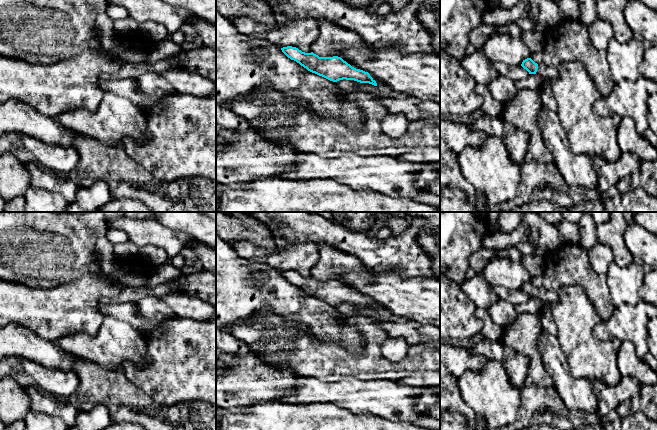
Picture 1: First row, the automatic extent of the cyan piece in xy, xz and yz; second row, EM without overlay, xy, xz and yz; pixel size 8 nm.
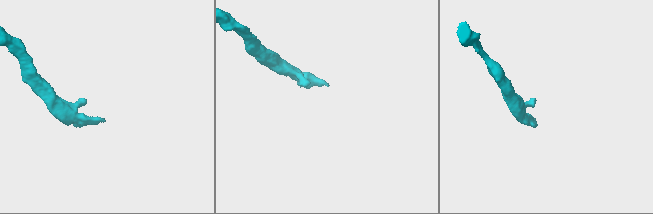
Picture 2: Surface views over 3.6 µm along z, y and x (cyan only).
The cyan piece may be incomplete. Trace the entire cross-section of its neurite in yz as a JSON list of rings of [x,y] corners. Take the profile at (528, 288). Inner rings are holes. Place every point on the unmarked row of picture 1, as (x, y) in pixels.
[[[531,282],[523,284],[521,290],[526,293],[529,298],[538,298],[542,302],[551,304],[558,301],[558,294],[554,290],[547,290],[544,287],[537,288]]]

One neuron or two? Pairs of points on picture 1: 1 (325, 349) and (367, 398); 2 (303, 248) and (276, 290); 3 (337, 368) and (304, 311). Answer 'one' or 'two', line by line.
1: two
2: two
3: two

